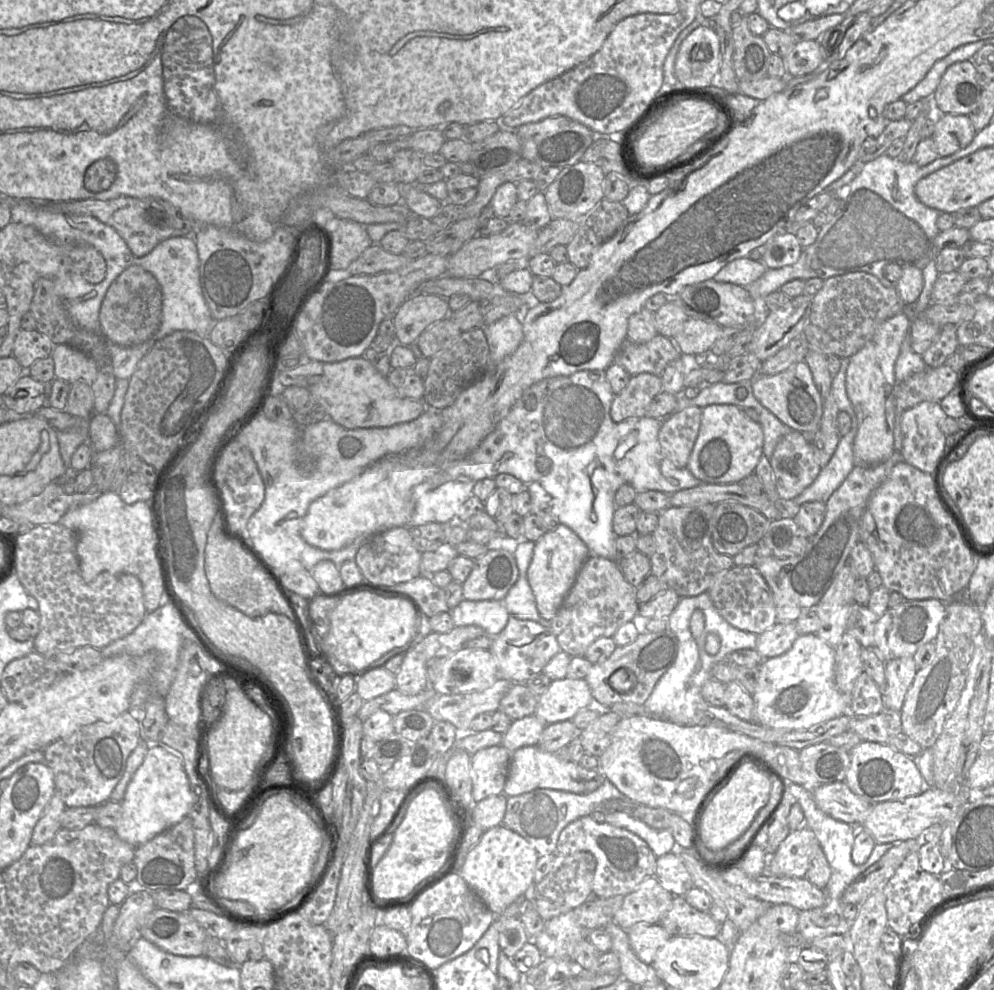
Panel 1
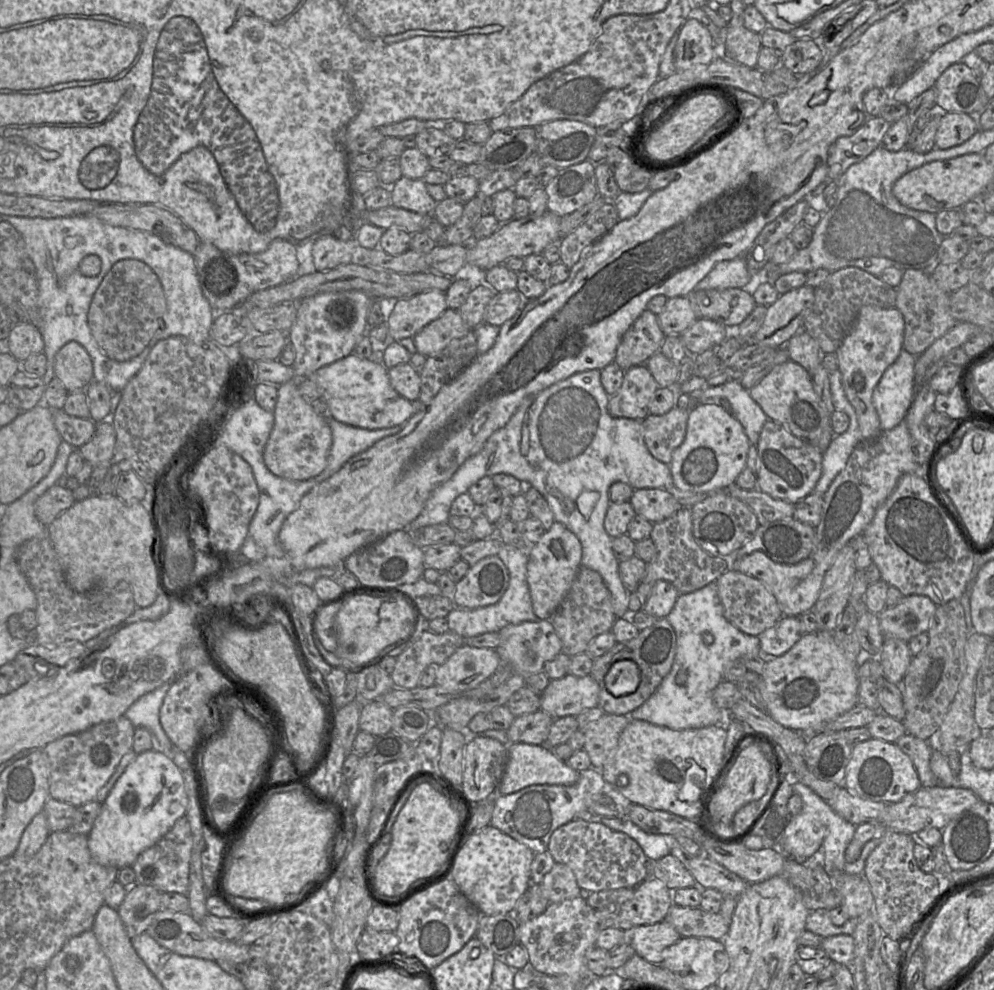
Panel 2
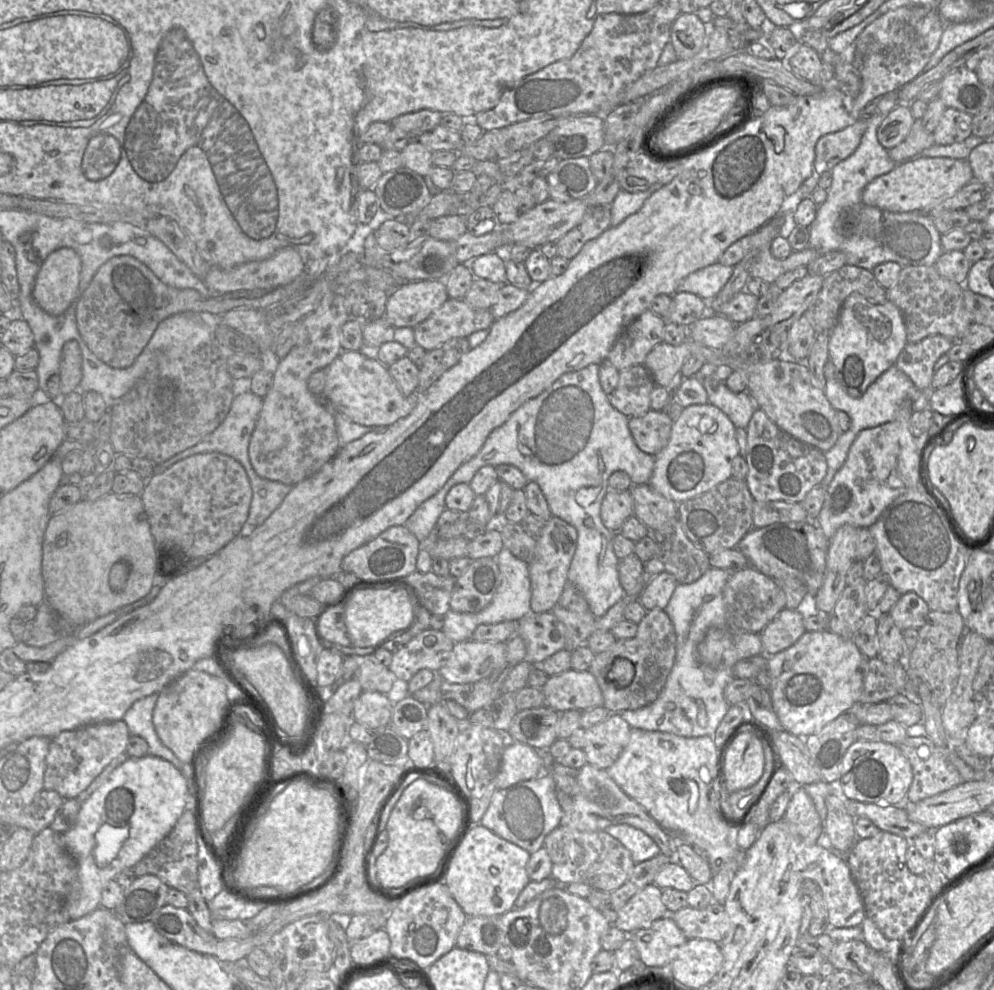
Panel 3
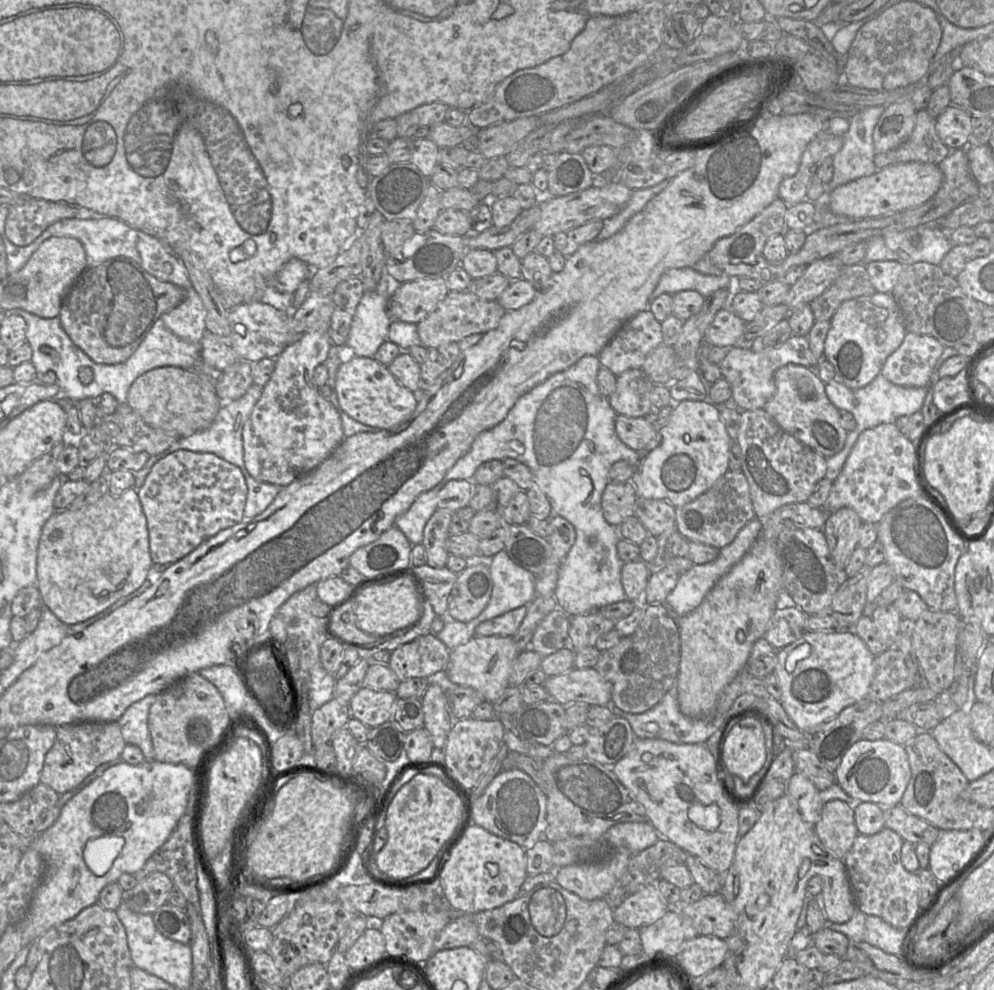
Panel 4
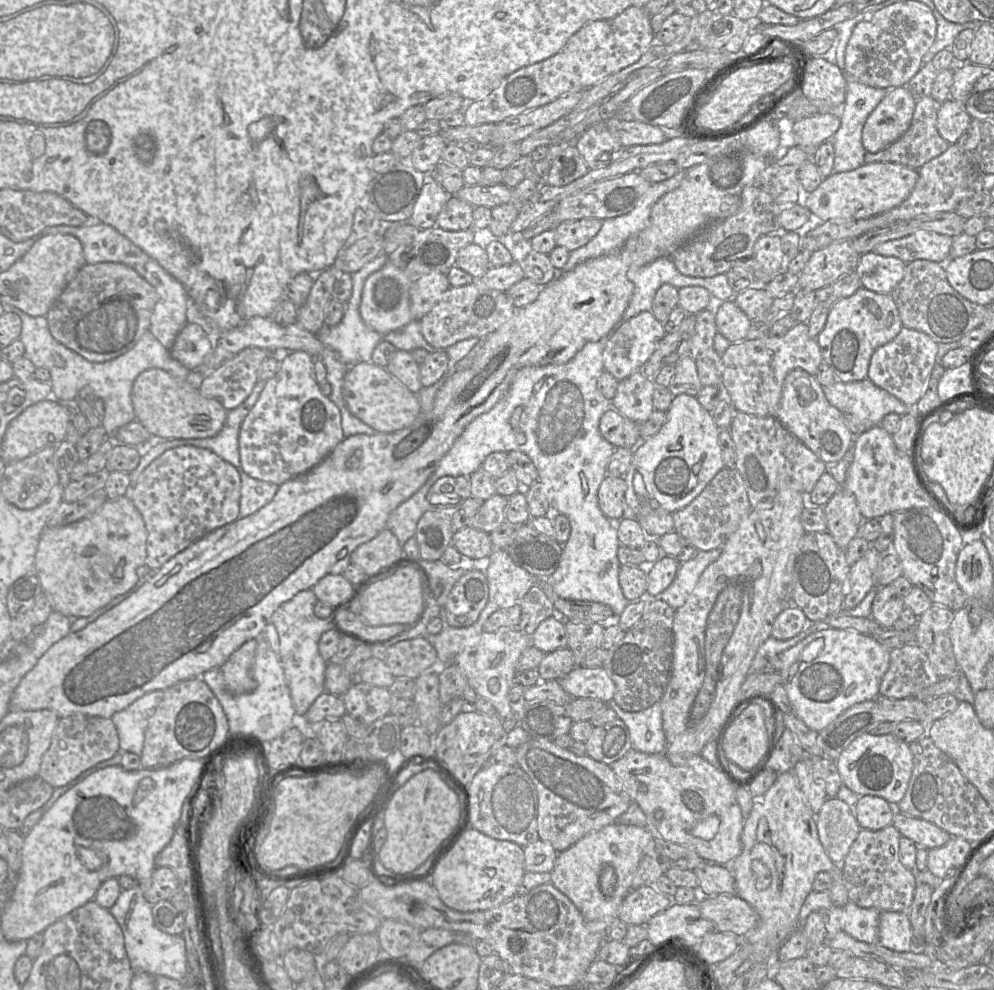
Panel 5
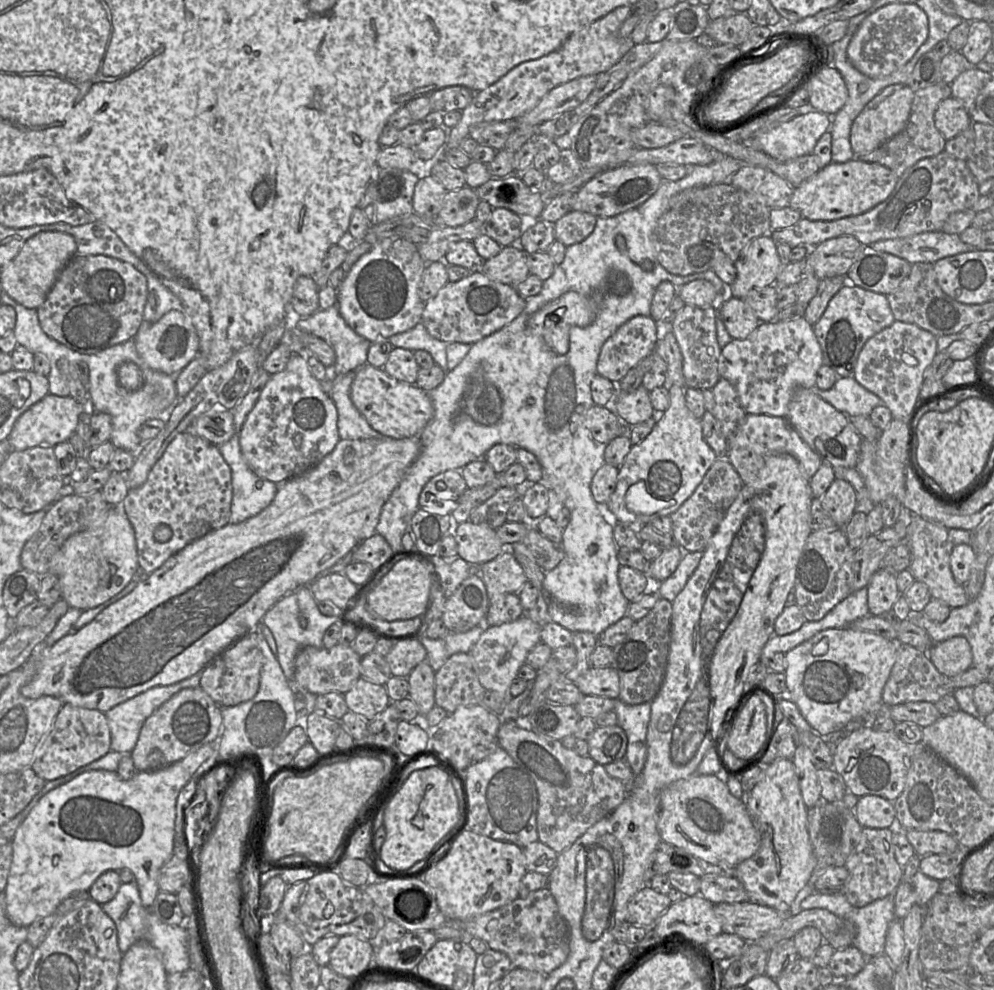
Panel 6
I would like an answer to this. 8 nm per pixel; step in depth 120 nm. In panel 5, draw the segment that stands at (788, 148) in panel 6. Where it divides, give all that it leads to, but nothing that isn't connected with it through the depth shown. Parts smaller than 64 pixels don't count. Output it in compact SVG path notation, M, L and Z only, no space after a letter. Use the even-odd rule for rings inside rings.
M817 114L798 120L792 127L794 146L817 149L822 143L832 139L840 124L840 117L834 114Z

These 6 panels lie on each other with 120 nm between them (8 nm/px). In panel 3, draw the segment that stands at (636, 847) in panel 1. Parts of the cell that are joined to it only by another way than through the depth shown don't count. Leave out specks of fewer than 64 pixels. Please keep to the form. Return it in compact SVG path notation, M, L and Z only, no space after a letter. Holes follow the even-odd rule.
M558 826L545 837L543 847L552 861L551 877L559 885L584 883L595 890L614 891L628 880L636 864L630 851L604 830L588 832Z

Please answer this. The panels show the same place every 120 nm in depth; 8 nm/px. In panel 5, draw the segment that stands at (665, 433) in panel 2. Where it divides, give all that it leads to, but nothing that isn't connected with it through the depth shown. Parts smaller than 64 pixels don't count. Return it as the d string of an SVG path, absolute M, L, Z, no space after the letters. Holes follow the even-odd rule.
M609 409L600 418L599 431L615 448L633 449L642 441L639 424L620 412Z

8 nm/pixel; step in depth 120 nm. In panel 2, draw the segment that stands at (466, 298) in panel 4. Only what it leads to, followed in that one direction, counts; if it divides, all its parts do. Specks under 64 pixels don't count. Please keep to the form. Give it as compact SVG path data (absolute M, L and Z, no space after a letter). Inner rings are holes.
M447 308L412 338L417 352L430 357L440 353L452 340L462 338L472 330L457 310Z

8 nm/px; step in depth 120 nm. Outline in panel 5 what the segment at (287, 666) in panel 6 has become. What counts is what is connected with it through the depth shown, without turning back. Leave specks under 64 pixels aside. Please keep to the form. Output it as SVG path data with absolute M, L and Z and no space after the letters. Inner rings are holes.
M312 589L303 590L283 603L271 617L271 623L275 626L280 641L278 657L298 717L304 717L311 704L325 691L327 662L319 652L318 642L322 634L331 629L331 625L328 619L319 618L314 614L316 602L317 598Z

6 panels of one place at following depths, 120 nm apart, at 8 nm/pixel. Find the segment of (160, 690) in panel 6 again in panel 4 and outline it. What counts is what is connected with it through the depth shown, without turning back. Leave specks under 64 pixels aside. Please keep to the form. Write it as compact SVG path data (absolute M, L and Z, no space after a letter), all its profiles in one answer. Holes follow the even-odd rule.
M147 695L129 706L117 720L126 744L138 746L146 760L154 760L154 749L148 729L148 717L155 700L156 695Z

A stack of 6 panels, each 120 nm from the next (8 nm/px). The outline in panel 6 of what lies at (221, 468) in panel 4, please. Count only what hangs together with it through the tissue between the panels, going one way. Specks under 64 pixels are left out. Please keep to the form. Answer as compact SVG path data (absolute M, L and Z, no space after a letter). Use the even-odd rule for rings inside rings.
M184 432L167 446L145 483L129 489L122 511L131 522L140 568L152 573L190 542L227 525L232 502L231 468L219 447Z

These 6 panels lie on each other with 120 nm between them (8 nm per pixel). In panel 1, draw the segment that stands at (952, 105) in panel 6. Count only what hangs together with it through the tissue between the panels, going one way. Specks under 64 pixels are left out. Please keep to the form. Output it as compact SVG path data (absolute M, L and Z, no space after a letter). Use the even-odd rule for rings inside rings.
M947 113L936 123L932 139L938 155L946 157L967 147L976 133L968 115Z

